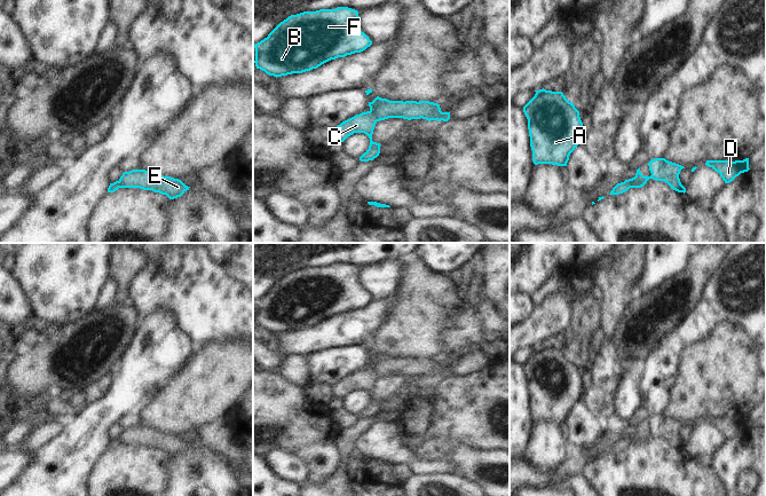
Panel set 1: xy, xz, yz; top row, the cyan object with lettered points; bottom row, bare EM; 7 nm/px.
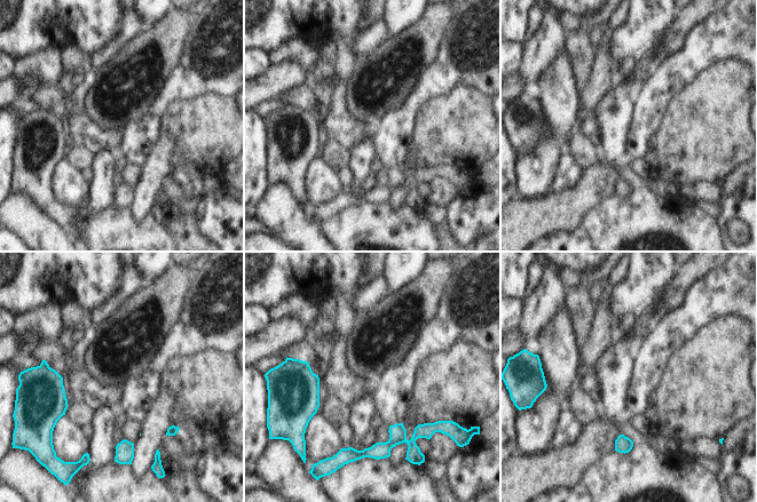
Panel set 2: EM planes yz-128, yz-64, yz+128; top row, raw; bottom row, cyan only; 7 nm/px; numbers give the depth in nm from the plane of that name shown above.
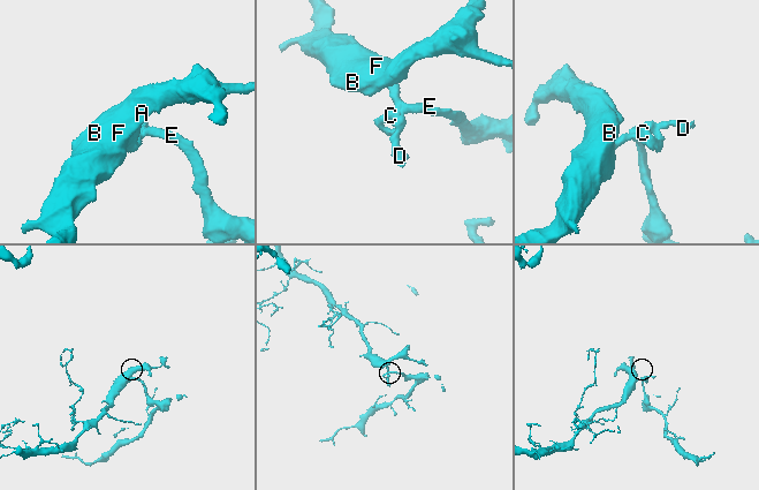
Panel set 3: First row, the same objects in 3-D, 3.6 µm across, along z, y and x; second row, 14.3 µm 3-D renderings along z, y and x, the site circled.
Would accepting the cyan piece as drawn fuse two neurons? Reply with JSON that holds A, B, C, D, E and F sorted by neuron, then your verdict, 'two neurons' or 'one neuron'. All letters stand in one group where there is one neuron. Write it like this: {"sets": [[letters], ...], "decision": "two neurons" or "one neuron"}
{"sets": [["A", "B", "C", "D", "F"], ["E"]], "decision": "two neurons"}

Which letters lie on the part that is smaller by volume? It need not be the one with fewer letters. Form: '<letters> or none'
E

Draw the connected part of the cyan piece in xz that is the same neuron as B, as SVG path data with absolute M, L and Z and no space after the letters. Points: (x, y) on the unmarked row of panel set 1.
M348 263L291 271L254 301L255 323L282 333L361 309L372 301L360 285L358 268Z

